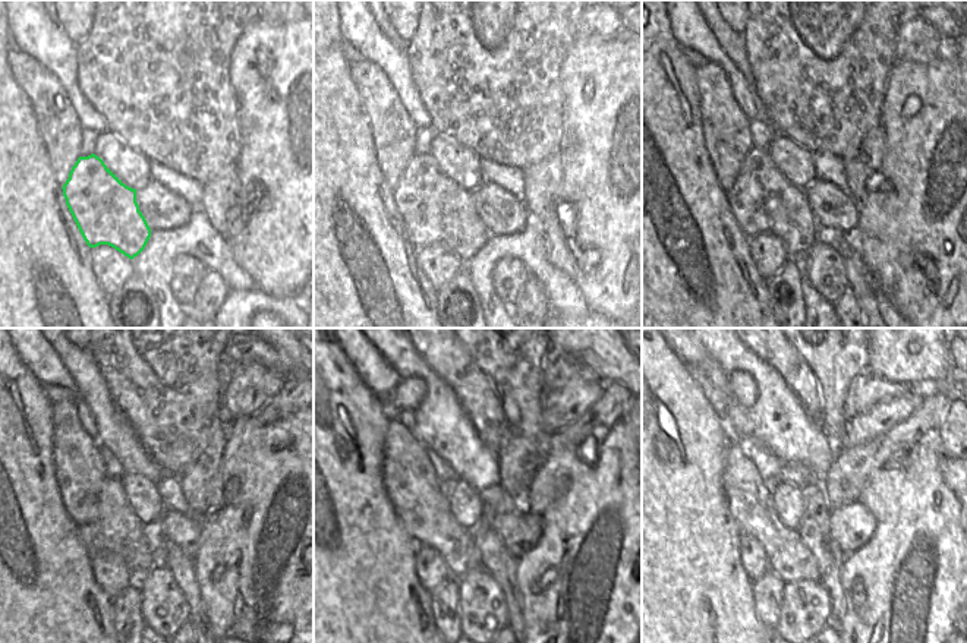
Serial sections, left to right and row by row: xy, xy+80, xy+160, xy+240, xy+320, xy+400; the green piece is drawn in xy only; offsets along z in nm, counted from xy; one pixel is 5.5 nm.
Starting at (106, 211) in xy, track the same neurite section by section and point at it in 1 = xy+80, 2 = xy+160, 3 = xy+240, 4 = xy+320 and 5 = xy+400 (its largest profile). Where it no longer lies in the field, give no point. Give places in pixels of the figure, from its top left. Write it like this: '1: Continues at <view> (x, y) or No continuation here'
1: Continues at xy+80 (435, 210)
2: Continues at xy+160 (762, 201)
3: Continues at xy+240 (116, 529)
4: Continues at xy+320 (446, 487)
5: Continues at xy+400 (799, 475)

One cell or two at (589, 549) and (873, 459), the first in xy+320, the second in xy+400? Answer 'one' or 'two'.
two

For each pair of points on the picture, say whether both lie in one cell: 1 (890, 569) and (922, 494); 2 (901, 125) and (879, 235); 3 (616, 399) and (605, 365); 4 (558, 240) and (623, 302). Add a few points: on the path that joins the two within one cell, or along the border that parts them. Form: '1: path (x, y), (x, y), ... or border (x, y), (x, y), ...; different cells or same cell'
1: path (906, 549), (914, 532), (914, 513); same cell
2: path (901, 153), (901, 207); same cell
3: border (605, 381), (617, 381), (626, 388); different cells
4: path (564, 259), (583, 280), (604, 287); same cell

